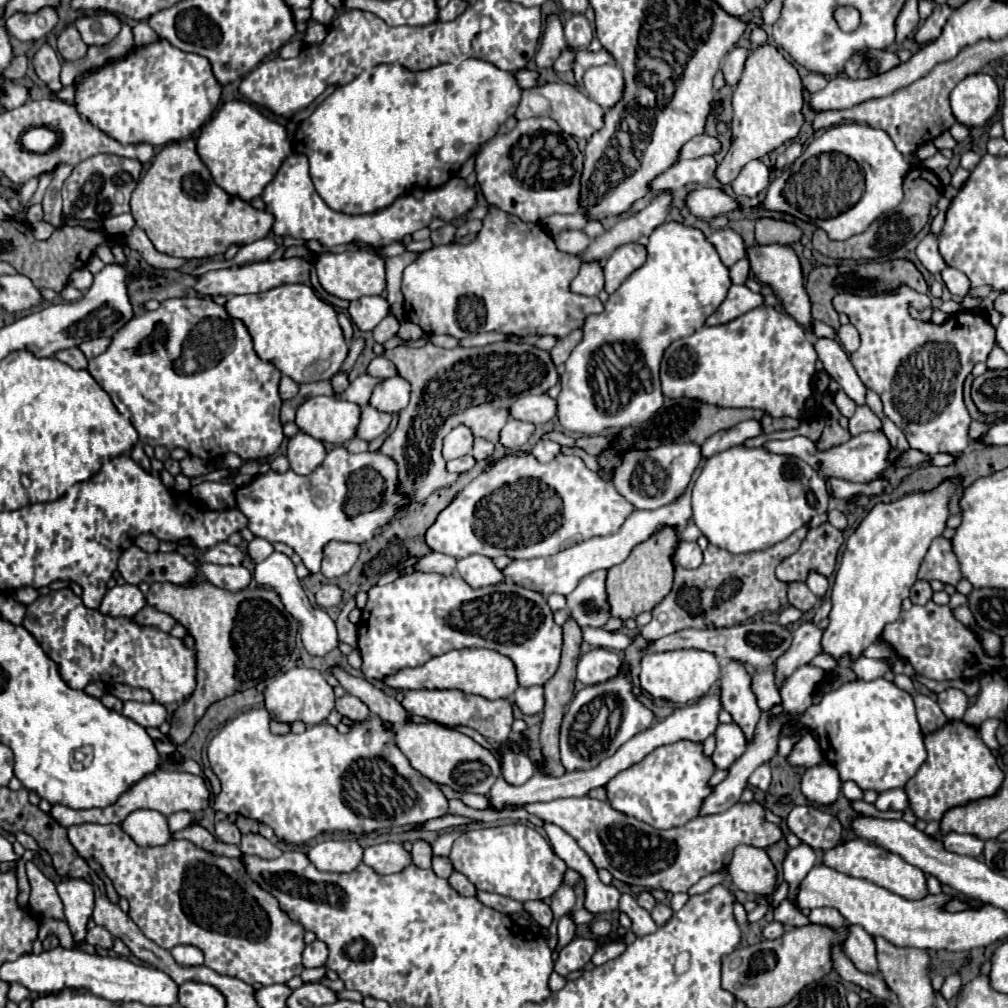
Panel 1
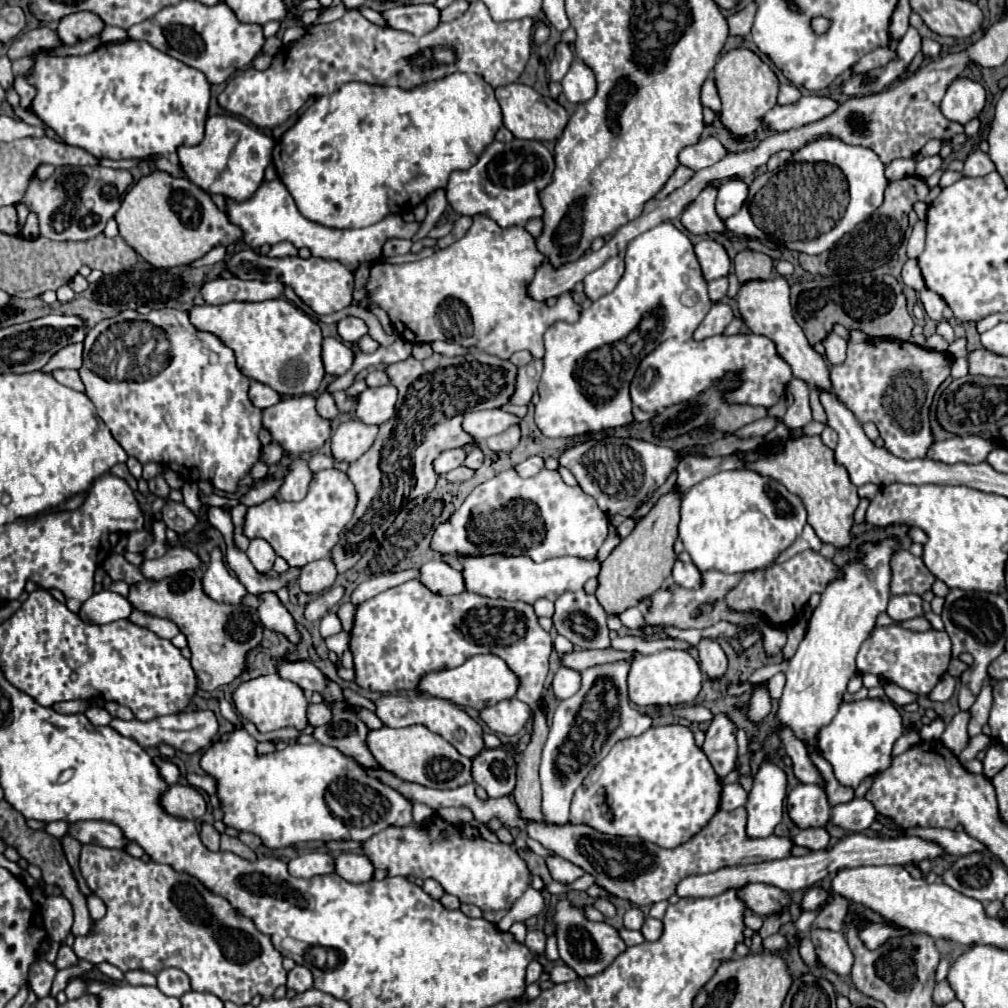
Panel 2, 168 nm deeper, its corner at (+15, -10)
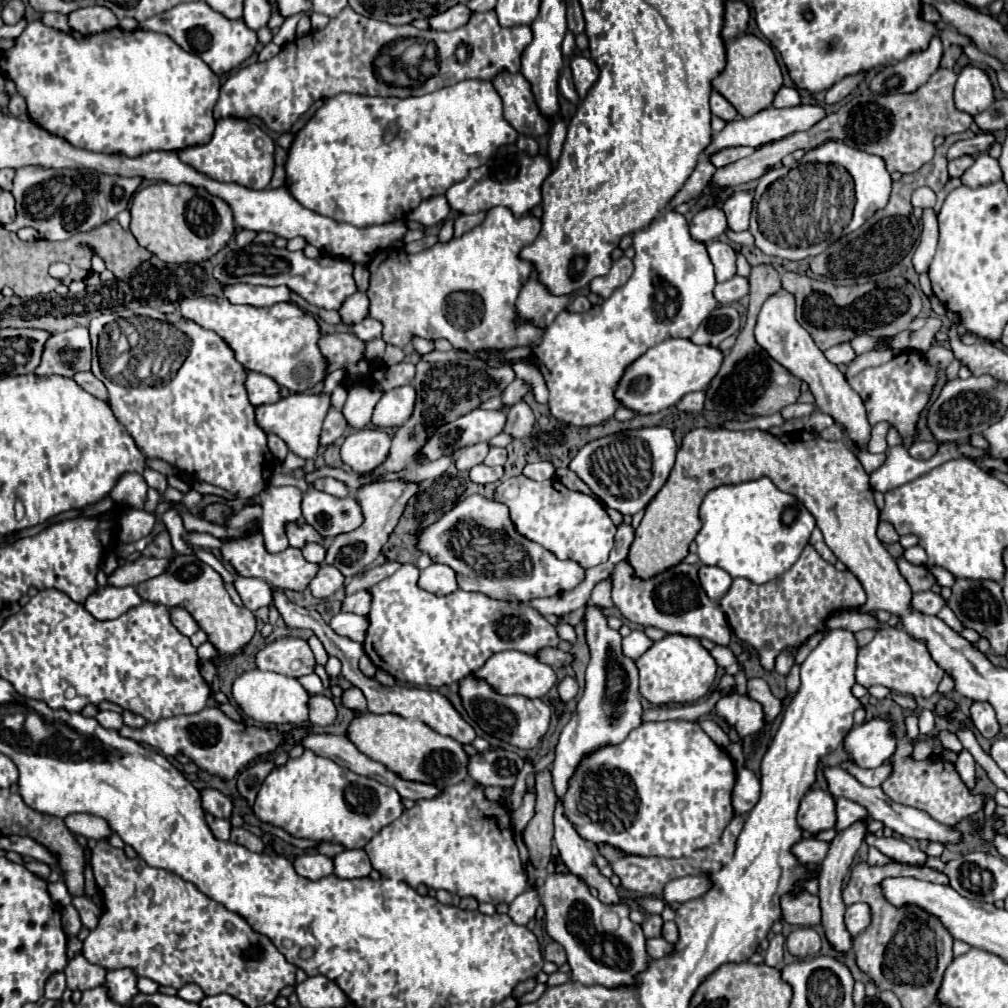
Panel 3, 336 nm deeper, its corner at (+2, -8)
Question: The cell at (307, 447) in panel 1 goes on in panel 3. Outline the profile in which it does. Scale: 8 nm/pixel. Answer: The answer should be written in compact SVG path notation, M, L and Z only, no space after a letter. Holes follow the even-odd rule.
M308 484L308 490L302 496L302 516L326 538L350 532L362 524L362 514L354 498L340 500L316 490L312 484Z

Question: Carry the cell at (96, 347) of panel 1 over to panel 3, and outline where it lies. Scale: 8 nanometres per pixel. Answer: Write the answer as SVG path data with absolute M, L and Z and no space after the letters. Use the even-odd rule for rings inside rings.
M86 328L56 332L46 342L46 352L42 354L42 364L36 368L36 374L60 374L72 378L74 372L90 370L90 354L92 346Z

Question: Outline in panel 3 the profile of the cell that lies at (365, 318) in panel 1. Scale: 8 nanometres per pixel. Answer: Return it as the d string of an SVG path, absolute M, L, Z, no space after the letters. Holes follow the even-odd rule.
M364 318L362 322L352 326L352 332L360 338L360 340L372 340L372 338L380 338L382 334L382 324L378 324L378 320L374 318Z

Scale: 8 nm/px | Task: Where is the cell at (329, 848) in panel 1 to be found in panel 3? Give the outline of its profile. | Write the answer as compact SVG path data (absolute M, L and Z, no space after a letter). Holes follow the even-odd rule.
M304 854L294 860L294 868L300 876L318 880L318 878L330 876L334 872L334 860L324 854Z

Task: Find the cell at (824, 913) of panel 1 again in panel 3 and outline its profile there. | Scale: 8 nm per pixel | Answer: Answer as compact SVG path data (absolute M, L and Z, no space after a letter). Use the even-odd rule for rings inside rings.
M852 904L846 908L846 928L852 936L858 936L870 924L870 908L868 904Z

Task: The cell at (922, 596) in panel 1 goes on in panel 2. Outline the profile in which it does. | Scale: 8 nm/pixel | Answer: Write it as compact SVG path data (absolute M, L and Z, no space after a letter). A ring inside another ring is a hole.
M917 594L891 596L889 606L887 606L887 616L889 616L891 620L895 620L895 622L923 616L923 610L921 610L921 596L917 596Z

